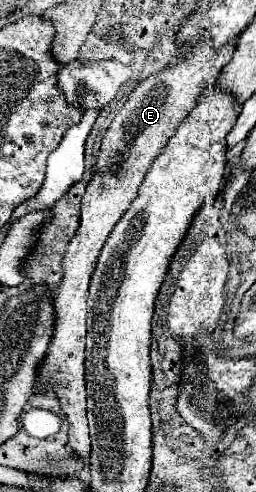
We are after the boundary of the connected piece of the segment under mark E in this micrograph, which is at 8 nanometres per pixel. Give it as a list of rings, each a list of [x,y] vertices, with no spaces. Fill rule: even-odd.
[[[236,36],[234,40],[230,40],[228,44],[220,46],[220,48],[212,48],[208,42],[198,44],[196,48],[192,48],[190,52],[182,52],[178,54],[176,62],[170,64],[168,68],[150,74],[148,78],[140,80],[140,84],[130,92],[128,100],[116,110],[116,116],[110,124],[110,128],[106,130],[104,138],[102,138],[102,146],[100,146],[100,154],[98,154],[98,162],[96,162],[96,174],[92,176],[92,180],[86,186],[86,192],[82,194],[82,214],[80,214],[80,228],[74,236],[74,240],[68,244],[68,250],[62,258],[62,282],[58,286],[58,294],[54,296],[56,300],[52,300],[54,304],[54,334],[52,340],[48,344],[48,352],[44,356],[44,360],[40,362],[38,368],[38,380],[36,380],[36,388],[34,394],[44,394],[44,392],[54,392],[56,398],[60,400],[62,412],[66,414],[66,420],[70,422],[70,430],[68,430],[68,438],[70,438],[70,446],[88,462],[88,422],[86,422],[86,386],[84,386],[84,338],[86,338],[86,300],[88,300],[88,284],[96,266],[96,260],[100,256],[100,250],[108,238],[108,234],[112,232],[114,224],[120,220],[122,212],[128,208],[128,204],[136,198],[138,186],[142,184],[152,160],[160,154],[160,150],[164,148],[164,144],[168,142],[168,138],[176,132],[178,124],[188,116],[188,112],[196,106],[198,96],[202,94],[204,88],[212,86],[222,68],[230,62],[236,44],[238,44]]]

